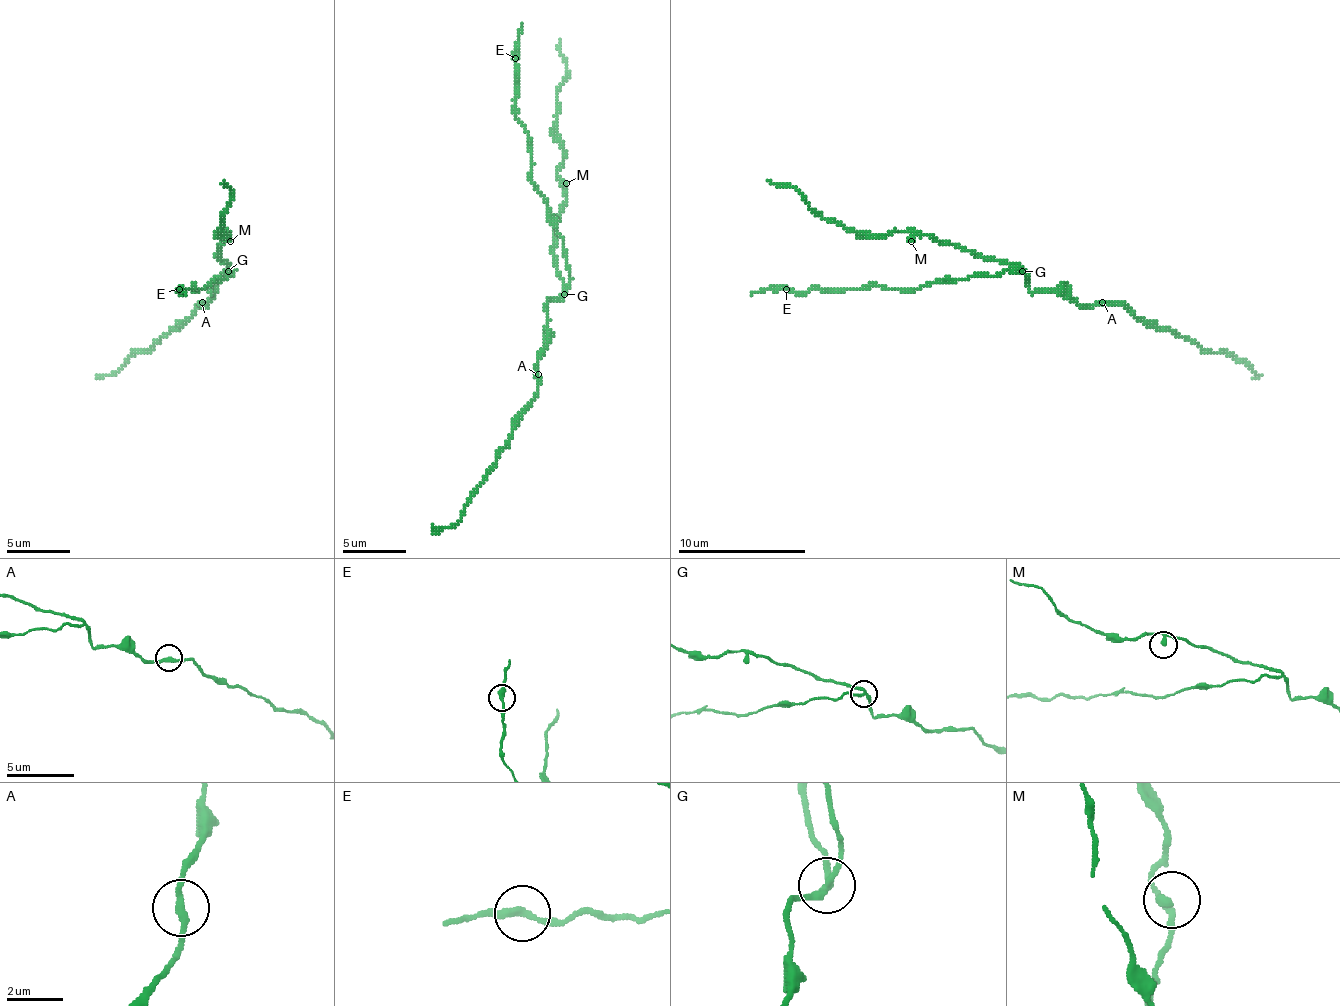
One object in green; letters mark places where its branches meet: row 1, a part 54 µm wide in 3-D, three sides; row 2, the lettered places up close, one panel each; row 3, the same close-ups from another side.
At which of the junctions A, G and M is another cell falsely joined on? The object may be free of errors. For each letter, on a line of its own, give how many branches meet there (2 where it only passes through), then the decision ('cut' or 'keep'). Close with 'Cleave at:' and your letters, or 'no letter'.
A: branches 2; keep
G: branches 3; cut
M: branches 2; keep
Cleave at: G

